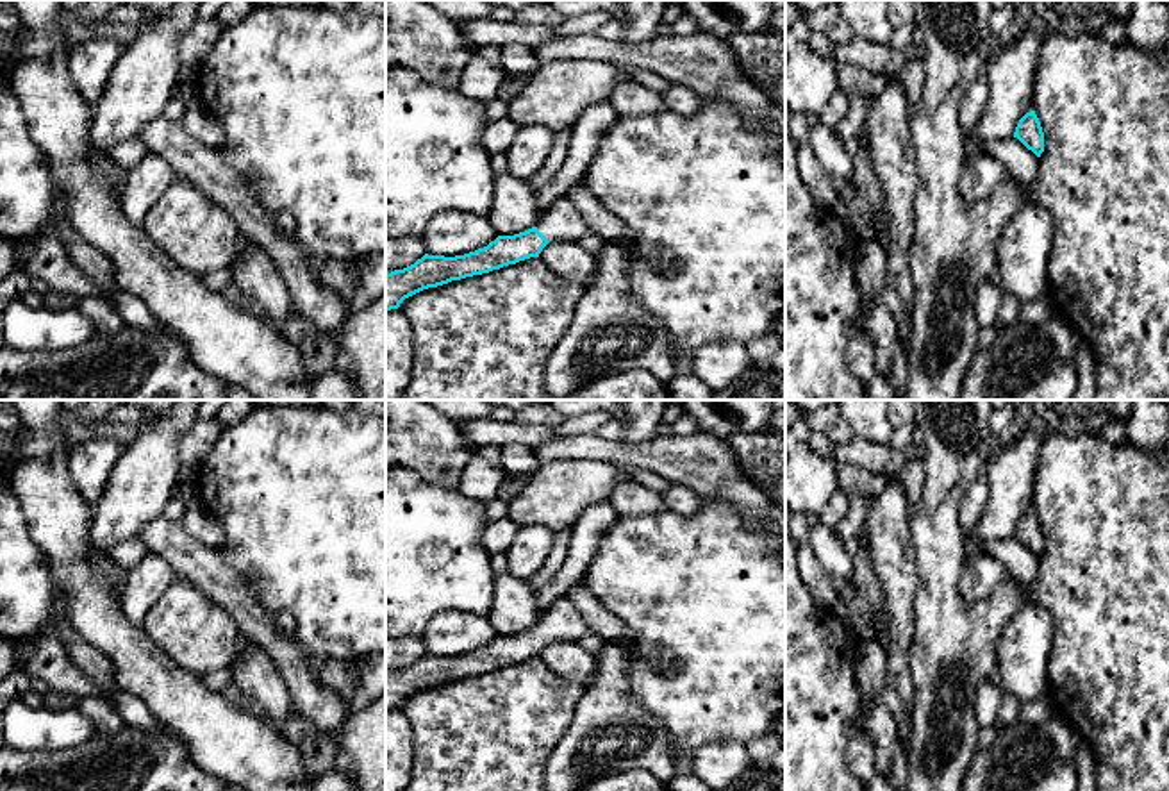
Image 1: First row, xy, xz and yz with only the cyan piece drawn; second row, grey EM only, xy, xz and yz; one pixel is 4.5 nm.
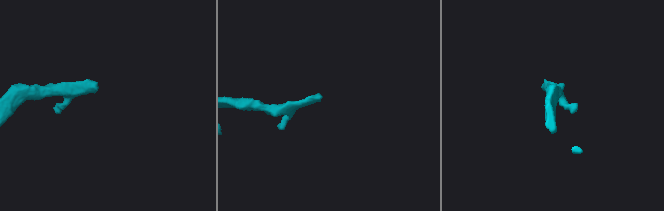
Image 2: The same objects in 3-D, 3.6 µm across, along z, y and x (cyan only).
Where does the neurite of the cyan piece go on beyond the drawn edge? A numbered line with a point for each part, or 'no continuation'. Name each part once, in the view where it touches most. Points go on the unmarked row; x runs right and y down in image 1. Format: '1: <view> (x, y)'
1: xz (563, 622)

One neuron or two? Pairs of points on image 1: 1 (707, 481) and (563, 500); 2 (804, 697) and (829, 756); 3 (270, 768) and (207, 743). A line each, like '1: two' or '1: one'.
1: two
2: one
3: one

